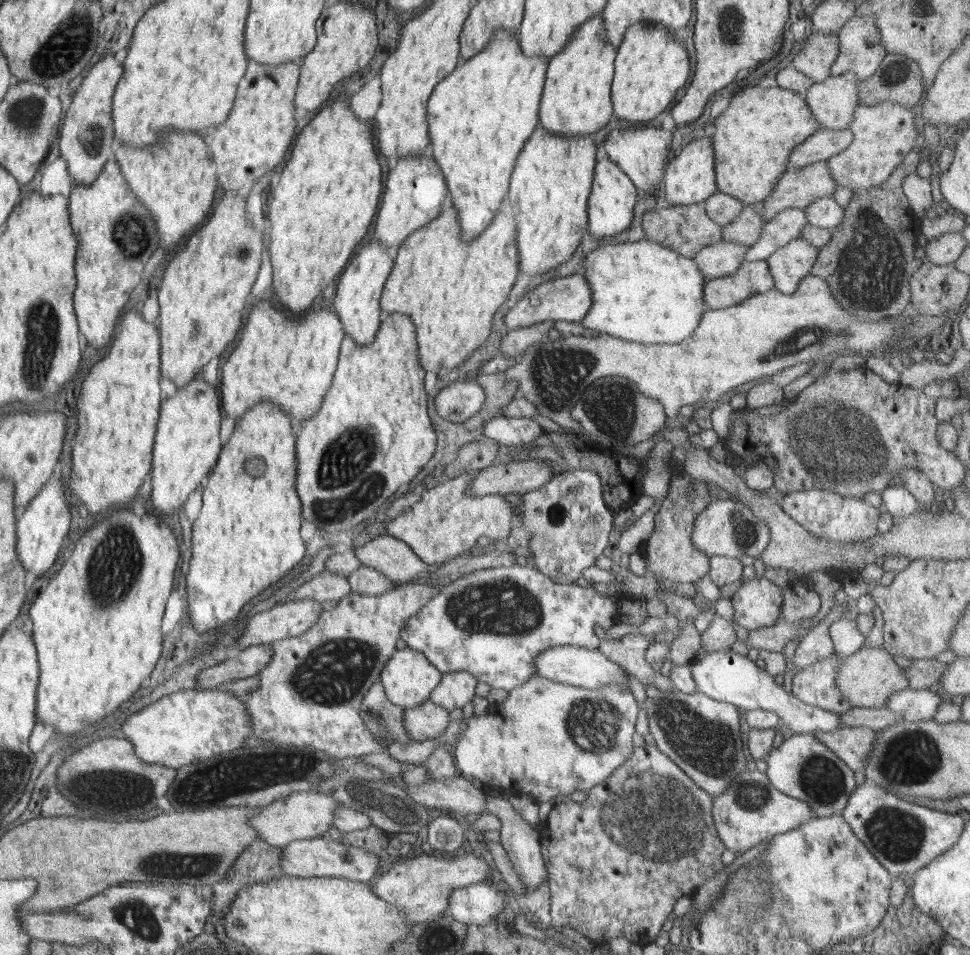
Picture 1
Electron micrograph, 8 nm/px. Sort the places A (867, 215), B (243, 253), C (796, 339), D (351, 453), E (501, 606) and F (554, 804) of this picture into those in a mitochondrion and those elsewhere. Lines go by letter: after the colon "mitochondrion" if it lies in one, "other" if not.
A: other
B: mitochondrion
C: mitochondrion
D: mitochondrion
E: mitochondrion
F: other

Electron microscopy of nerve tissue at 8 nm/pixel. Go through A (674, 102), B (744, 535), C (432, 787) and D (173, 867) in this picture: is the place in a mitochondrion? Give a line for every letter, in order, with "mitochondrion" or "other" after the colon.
A: other
B: mitochondrion
C: other
D: mitochondrion

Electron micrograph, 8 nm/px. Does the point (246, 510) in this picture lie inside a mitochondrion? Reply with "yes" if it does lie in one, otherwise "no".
no

